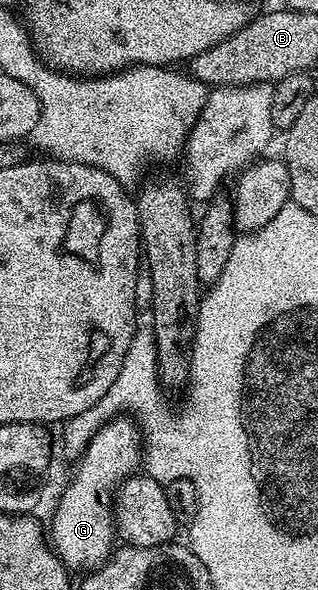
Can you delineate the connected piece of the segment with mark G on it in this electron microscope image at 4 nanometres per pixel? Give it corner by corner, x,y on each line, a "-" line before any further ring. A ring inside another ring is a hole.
130,419
108,420
93,434
89,446
74,465
71,481
64,486
55,504
51,528
49,524
49,543
68,570
76,568
79,574
86,574
106,564
111,557
117,544
113,497
124,480
140,471
142,462
141,432

